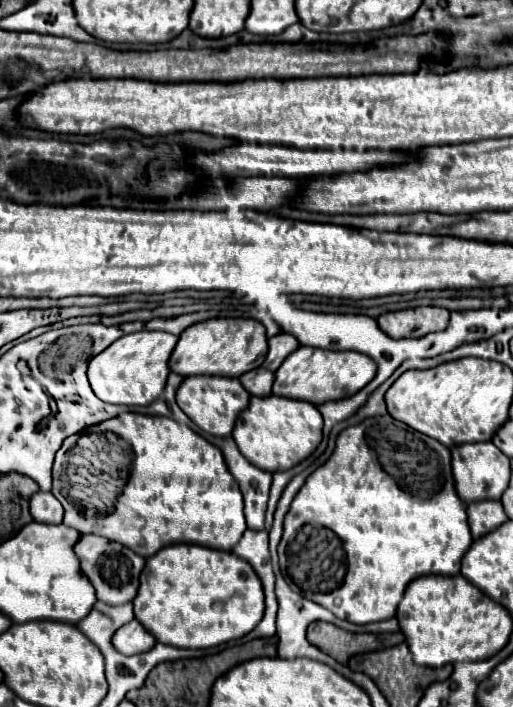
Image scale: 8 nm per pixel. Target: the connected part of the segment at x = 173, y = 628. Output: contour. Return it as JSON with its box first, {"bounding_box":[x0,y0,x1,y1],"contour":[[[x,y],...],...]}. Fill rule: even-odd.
{"bounding_box":[132,544,264,648],"contour":[[[172,544],[146,560],[140,588],[132,600],[134,618],[162,644],[176,648],[210,648],[246,636],[264,614],[262,582],[252,566],[232,552],[214,550],[198,544]]]}

